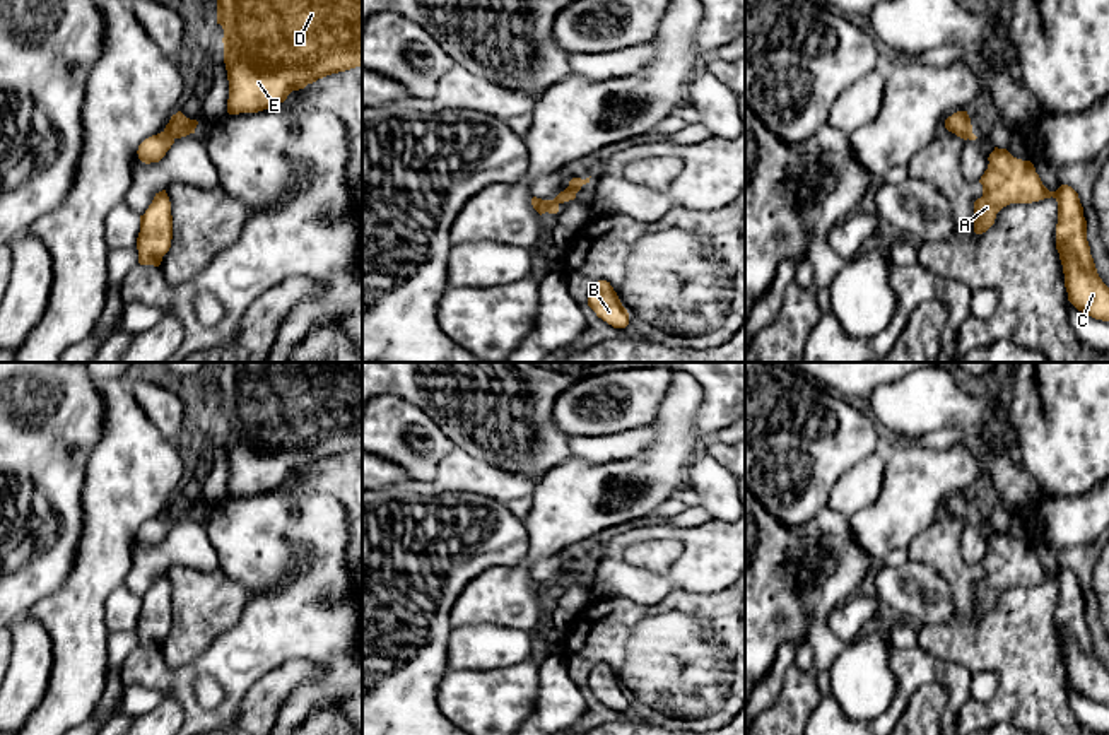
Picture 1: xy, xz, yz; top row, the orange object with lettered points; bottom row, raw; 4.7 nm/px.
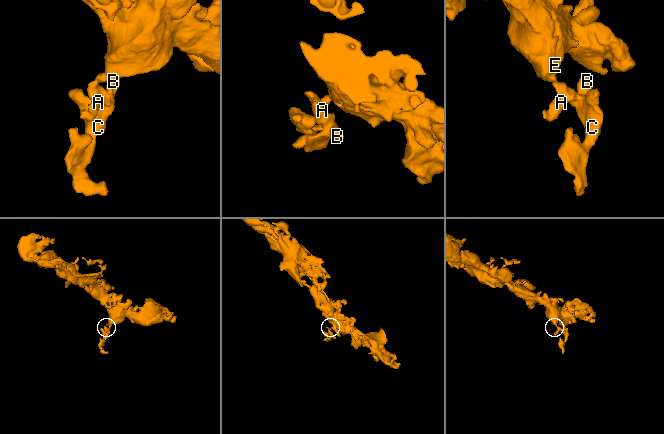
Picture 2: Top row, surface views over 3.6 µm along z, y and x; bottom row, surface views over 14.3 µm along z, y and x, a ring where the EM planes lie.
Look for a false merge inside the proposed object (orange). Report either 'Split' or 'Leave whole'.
Leave whole

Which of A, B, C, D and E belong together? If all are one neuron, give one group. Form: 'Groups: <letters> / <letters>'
Groups: A B C D E

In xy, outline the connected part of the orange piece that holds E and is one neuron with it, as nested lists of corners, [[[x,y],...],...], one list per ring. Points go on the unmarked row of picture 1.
[[[238,362],[217,373],[217,407],[224,412],[227,496],[275,492],[292,473],[362,450],[362,362]]]

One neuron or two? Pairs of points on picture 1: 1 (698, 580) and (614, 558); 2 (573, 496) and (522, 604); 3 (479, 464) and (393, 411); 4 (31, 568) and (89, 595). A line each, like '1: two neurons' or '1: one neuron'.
1: one neuron
2: one neuron
3: two neurons
4: two neurons

